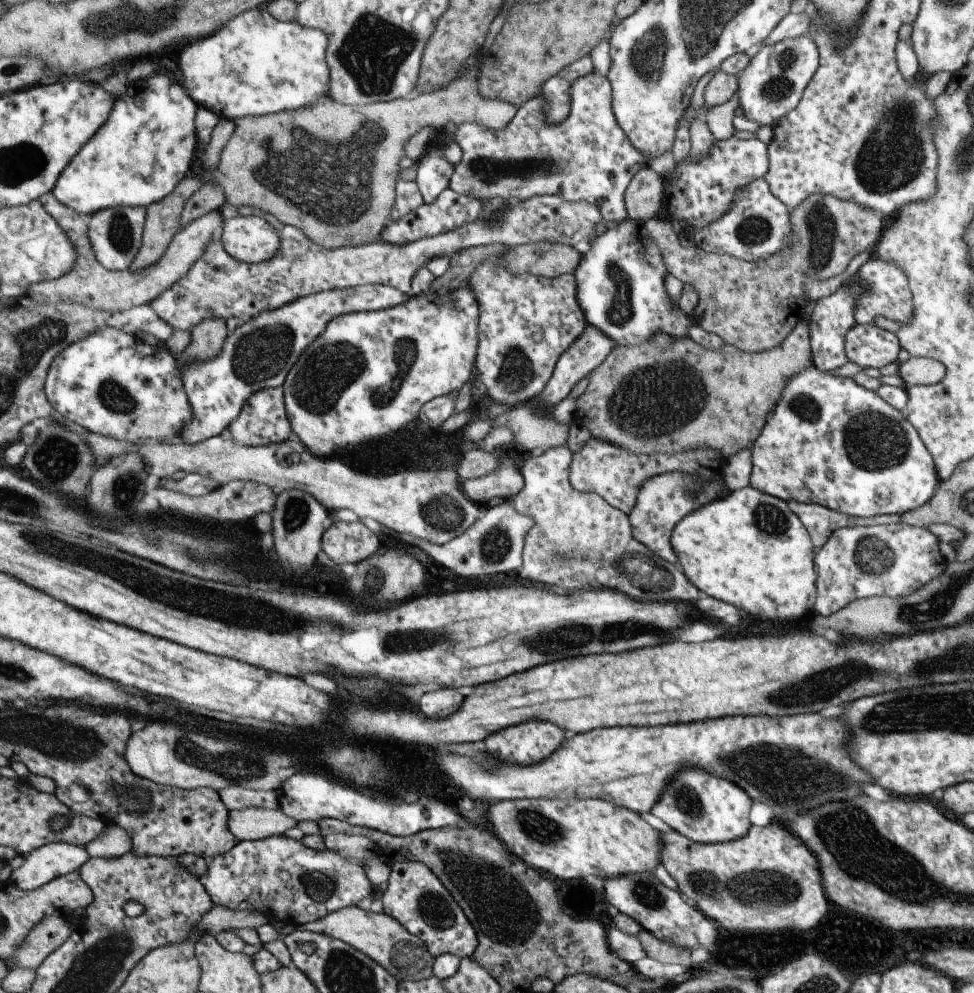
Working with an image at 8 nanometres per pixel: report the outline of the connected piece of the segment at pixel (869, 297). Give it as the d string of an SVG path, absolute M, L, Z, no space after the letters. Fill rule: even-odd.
M871 255L852 276L860 281L866 291L859 293L854 300L853 316L857 324L869 324L874 316L884 316L896 323L906 324L913 316L912 294L905 275L897 265L883 263L881 259Z

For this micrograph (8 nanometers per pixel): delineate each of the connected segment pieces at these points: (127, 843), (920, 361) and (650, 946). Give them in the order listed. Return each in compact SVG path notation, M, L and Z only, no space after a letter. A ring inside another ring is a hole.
M109 824L104 834L85 848L92 857L118 859L132 852L132 836L125 827Z
M909 357L905 362L897 363L897 374L903 387L932 385L944 375L944 366L927 357Z
M643 929L636 934L636 937L640 942L645 956L660 963L683 965L691 968L691 956L687 949L676 947L671 943L661 942Z

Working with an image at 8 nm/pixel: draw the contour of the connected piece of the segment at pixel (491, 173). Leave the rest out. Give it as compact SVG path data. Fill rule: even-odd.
M593 72L577 77L572 80L568 90L570 109L568 110L567 116L558 123L551 124L546 123L542 113L546 109L544 105L546 102L542 97L541 92L532 96L529 100L526 100L519 108L515 111L513 118L498 129L490 129L485 125L475 123L475 122L465 122L457 125L457 130L453 135L454 141L458 144L461 151L461 158L458 163L453 165L453 170L448 178L448 188L455 191L460 195L473 196L479 200L493 199L495 197L504 199L507 202L512 201L524 201L525 199L531 198L532 196L539 195L557 195L561 196L563 200L566 201L585 201L591 203L593 206L598 208L599 214L602 216L603 220L609 222L621 222L628 218L626 213L626 208L624 205L624 192L628 182L635 176L640 170L649 166L649 162L646 162L646 156L639 152L625 136L625 133L621 130L621 127L617 124L612 111L612 90L609 81L606 77L595 74Z

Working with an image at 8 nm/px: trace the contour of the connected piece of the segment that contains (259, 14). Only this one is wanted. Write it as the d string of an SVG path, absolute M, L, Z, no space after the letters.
M267 6L257 7L236 16L229 24L221 28L221 32L216 32L204 39L199 39L181 50L181 72L184 77L183 86L190 92L190 95L193 96L199 105L206 106L207 109L216 112L218 116L226 116L232 121L248 116L268 115L281 111L296 111L297 109L312 105L323 95L329 93L332 72L328 65L328 46L328 36L322 30L301 26L297 21L281 22L269 12Z

